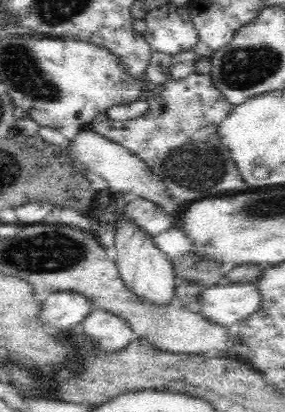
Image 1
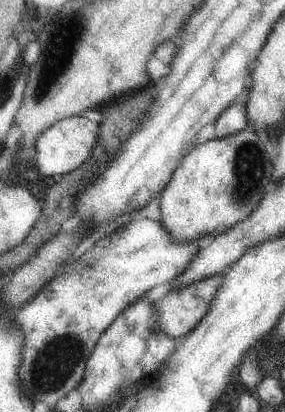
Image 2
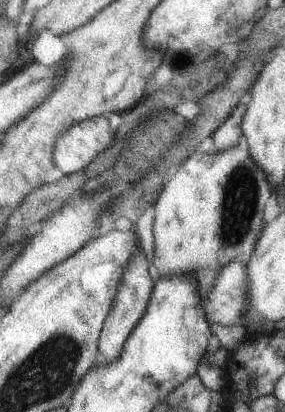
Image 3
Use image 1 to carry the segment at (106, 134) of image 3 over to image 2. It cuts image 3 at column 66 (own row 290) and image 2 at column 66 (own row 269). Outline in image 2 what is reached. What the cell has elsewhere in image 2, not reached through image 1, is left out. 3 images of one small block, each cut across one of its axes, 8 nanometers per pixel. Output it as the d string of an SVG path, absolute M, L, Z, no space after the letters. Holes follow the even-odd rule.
M71 116L71 118L63 118L59 122L55 122L53 126L49 126L47 130L43 130L39 134L39 138L33 144L33 162L31 168L35 168L39 174L43 176L65 176L73 170L77 170L79 166L83 166L83 162L89 158L89 154L93 152L93 146L99 140L99 126L83 116Z

